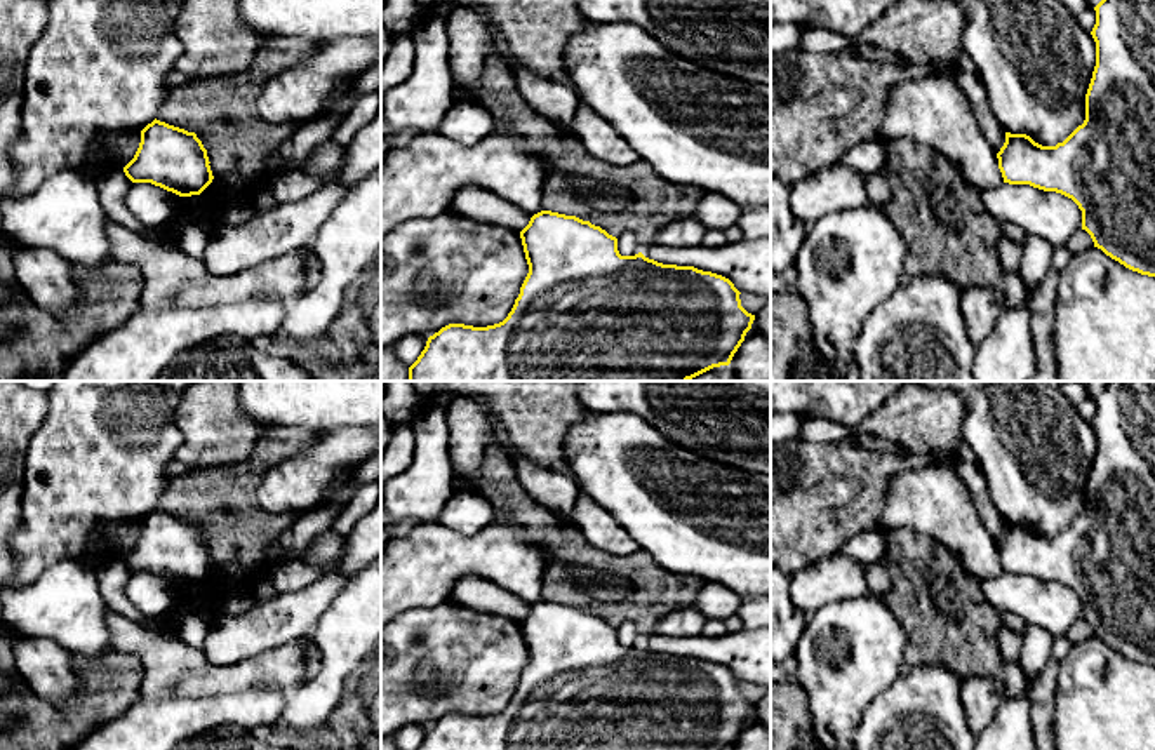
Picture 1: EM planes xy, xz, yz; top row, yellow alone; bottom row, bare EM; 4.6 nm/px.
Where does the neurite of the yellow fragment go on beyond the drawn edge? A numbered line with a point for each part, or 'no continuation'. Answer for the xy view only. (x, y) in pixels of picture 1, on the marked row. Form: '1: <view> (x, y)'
no continuation

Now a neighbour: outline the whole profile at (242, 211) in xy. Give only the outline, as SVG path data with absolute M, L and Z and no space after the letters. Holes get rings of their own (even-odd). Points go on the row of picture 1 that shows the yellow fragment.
M235 197L226 207L209 212L216 228L237 226L249 221L256 212L245 197Z

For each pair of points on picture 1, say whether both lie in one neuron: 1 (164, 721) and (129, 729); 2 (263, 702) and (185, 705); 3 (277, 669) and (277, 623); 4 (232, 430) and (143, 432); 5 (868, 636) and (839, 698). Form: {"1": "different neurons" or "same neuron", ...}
{"1": "same neuron", "2": "same neuron", "3": "different neurons", "4": "different neurons", "5": "same neuron"}

